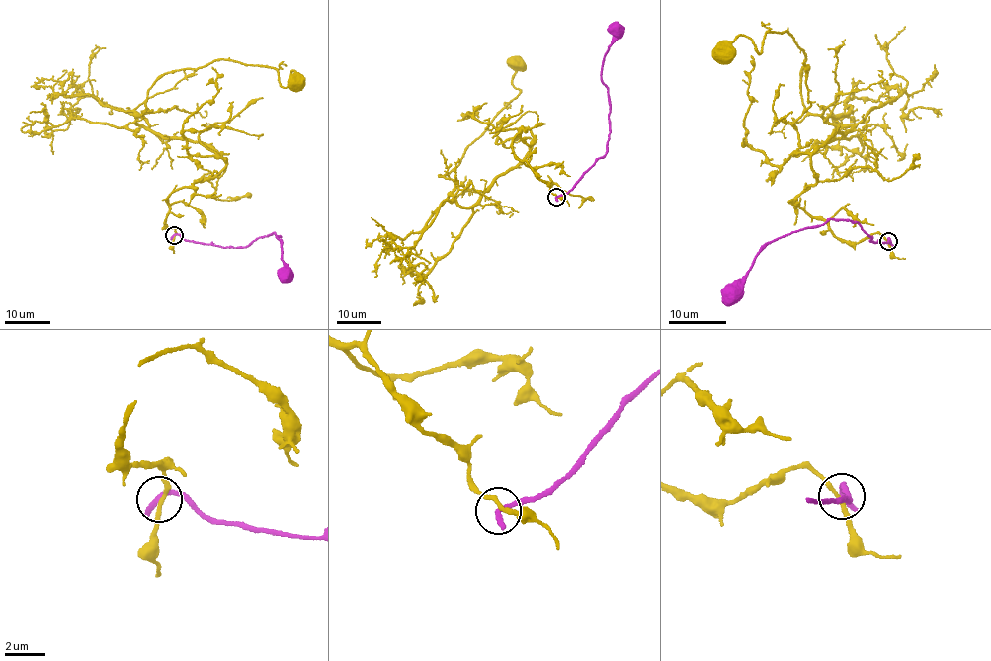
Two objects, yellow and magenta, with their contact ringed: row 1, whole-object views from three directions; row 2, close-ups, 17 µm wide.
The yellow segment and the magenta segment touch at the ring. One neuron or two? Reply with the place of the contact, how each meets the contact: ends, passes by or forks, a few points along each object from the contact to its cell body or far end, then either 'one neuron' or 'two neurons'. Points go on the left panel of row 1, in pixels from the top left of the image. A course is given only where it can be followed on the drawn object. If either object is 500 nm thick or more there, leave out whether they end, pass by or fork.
(174, 235) | yellow passes by | magenta ends | yellow via (174, 235), (168, 197), (225, 166), (136, 123), (147, 90), (229, 59), (296, 85) | magenta via (174, 235), (221, 247), (245, 247), (275, 232), (280, 235), (277, 237), (281, 259), (289, 270), (285, 275) | two neurons

